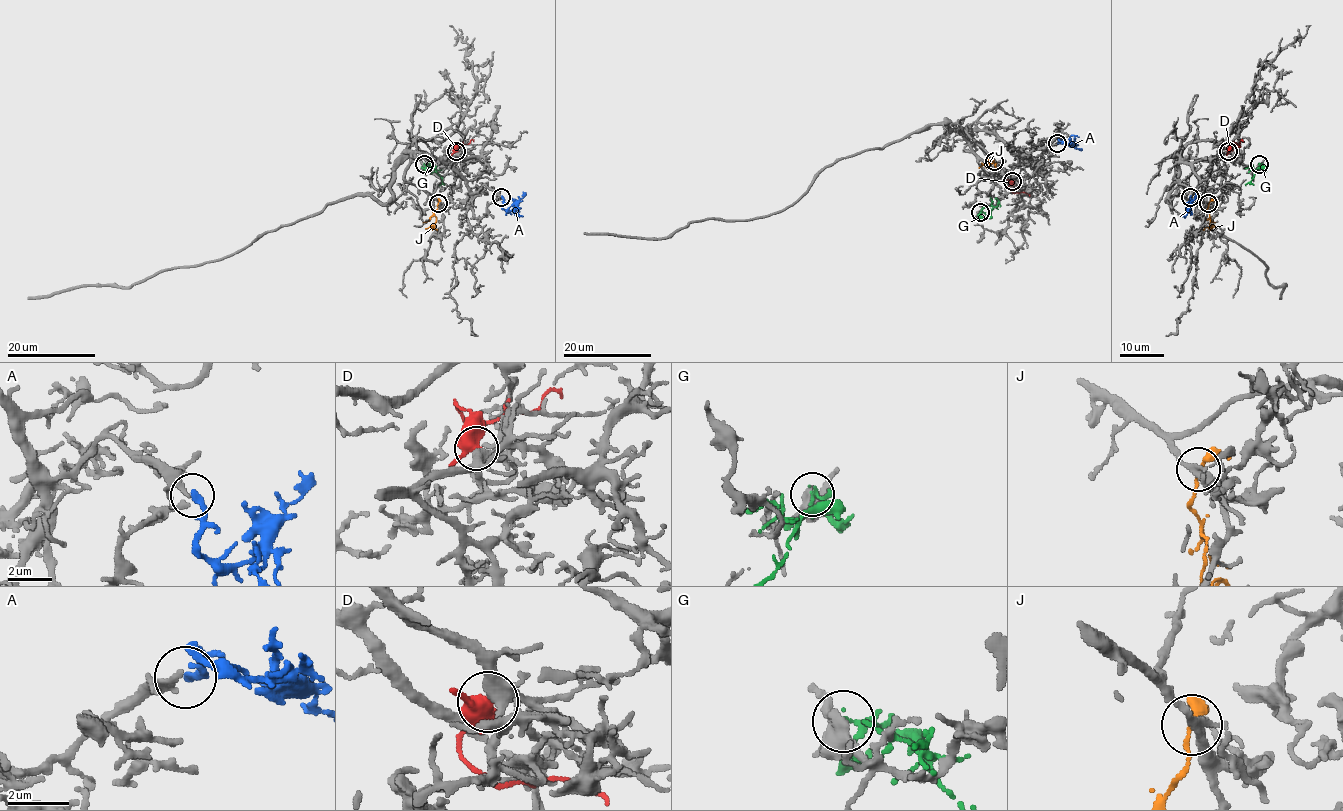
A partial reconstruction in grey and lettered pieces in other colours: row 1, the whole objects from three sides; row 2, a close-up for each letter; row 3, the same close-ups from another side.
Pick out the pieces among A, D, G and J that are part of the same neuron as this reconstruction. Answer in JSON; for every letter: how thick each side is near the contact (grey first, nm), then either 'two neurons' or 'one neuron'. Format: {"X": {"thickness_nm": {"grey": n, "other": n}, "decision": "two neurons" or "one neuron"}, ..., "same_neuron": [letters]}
{"A": {"thickness_nm": {"grey": 120, "other": 260}, "decision": "one neuron"}, "D": {"thickness_nm": {"grey": 340, "other": 480}, "decision": "two neurons"}, "G": {"thickness_nm": {"grey": 420, "other": 140}, "decision": "two neurons"}, "J": {"thickness_nm": {"grey": 240, "other": 200}, "decision": "two neurons"}, "same_neuron": ["A"]}

